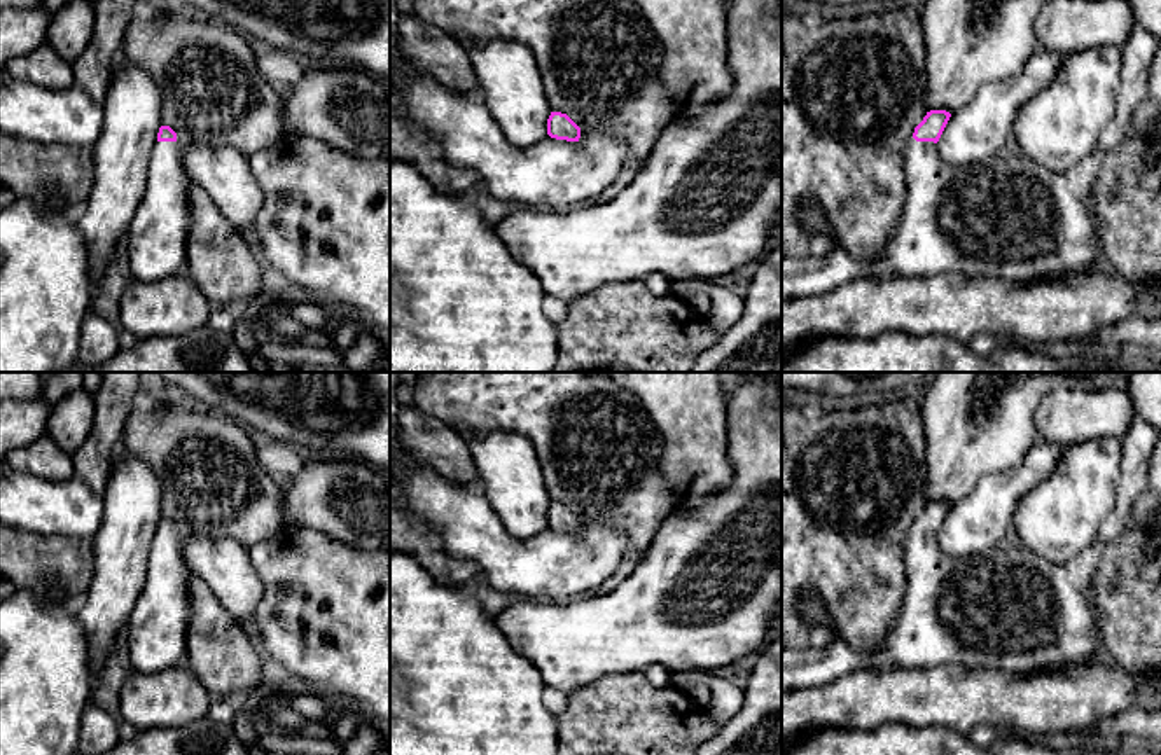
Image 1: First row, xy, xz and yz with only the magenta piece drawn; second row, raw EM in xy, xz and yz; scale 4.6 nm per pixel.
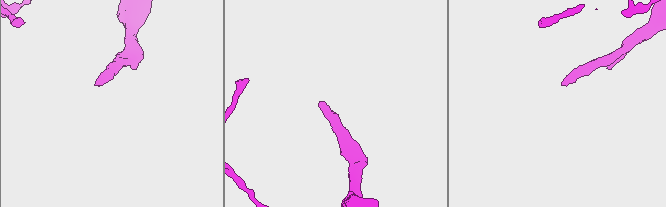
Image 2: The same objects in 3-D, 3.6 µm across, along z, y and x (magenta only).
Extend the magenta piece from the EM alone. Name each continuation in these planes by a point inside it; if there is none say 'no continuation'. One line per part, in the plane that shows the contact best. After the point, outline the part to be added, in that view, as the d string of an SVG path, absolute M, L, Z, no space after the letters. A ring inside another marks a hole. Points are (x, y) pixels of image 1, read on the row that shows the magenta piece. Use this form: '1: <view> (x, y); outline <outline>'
1: yz (1016, 221); outline M909 138L904 180L902 215L881 257L859 260L845 248L824 255L782 255L782 301L822 295L857 278L963 273L1025 285L1109 266L1089 208L1070 189L1065 175L1030 157L949 166L941 161L937 143Z

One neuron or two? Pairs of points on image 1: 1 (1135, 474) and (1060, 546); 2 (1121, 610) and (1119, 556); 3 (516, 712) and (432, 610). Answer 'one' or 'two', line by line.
1: two
2: one
3: one

